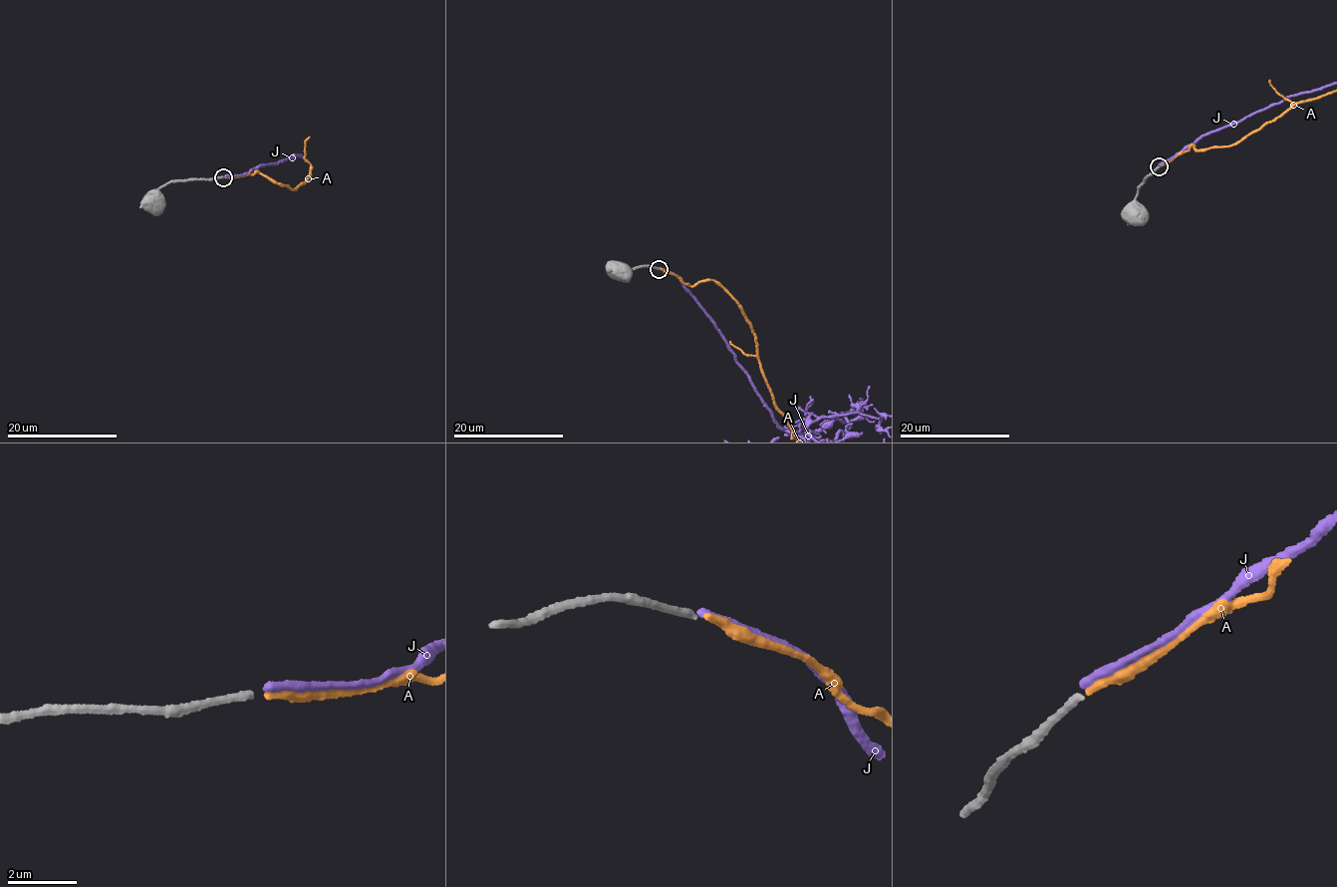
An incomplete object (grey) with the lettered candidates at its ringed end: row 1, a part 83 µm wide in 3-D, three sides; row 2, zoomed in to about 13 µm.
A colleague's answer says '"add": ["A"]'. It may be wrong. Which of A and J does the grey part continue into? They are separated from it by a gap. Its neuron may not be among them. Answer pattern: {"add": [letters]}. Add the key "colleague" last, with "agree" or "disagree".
{"add": ["A"], "colleague": "agree"}

